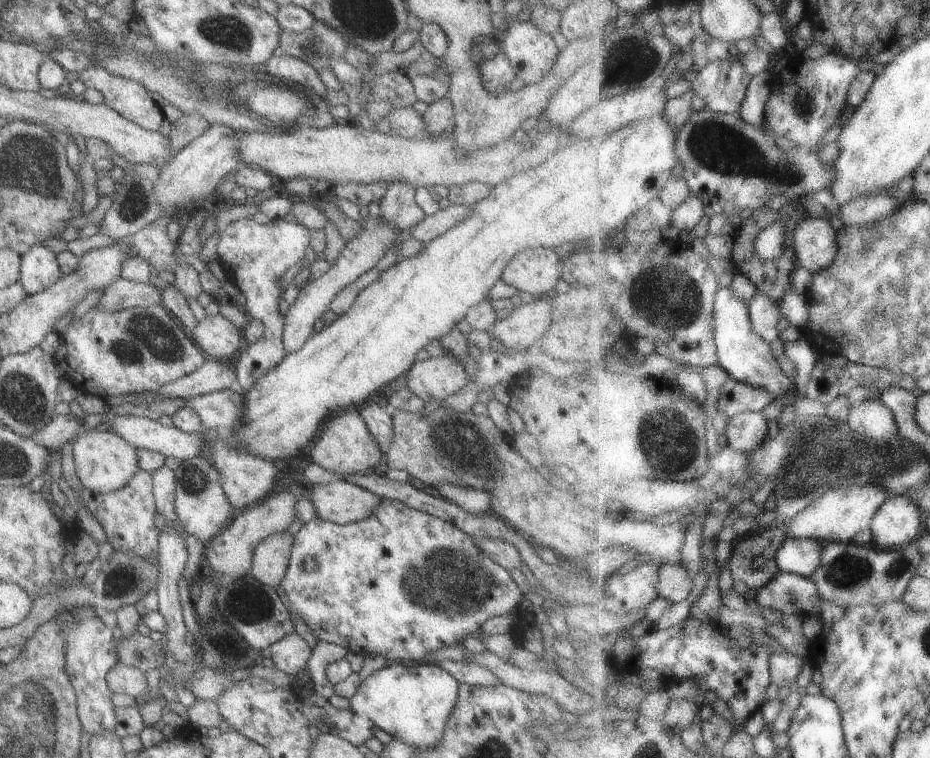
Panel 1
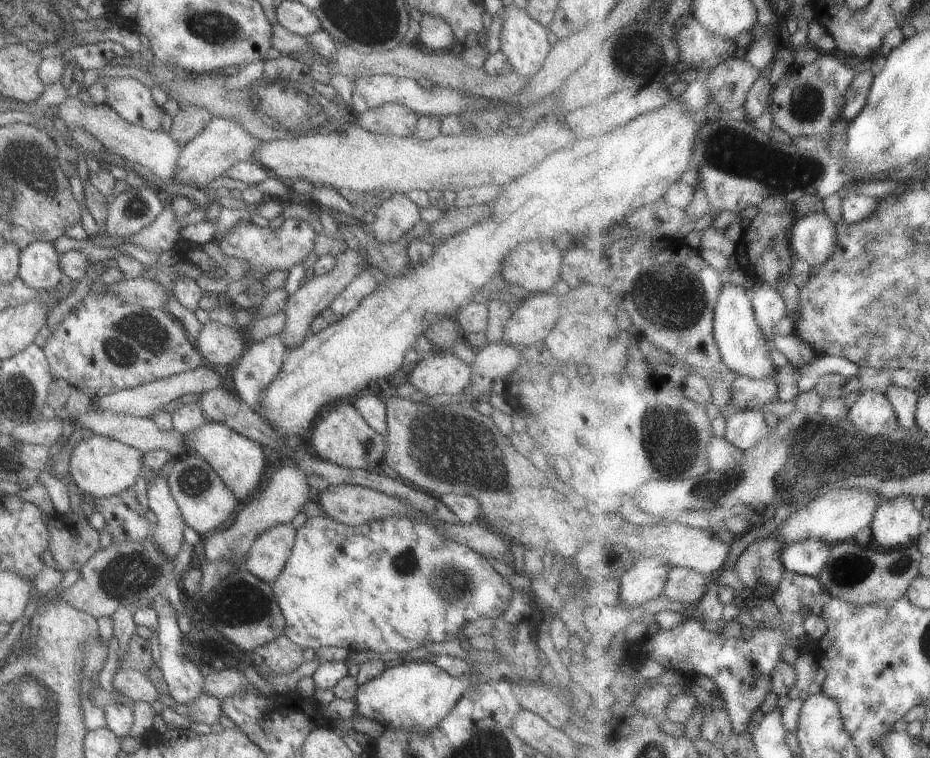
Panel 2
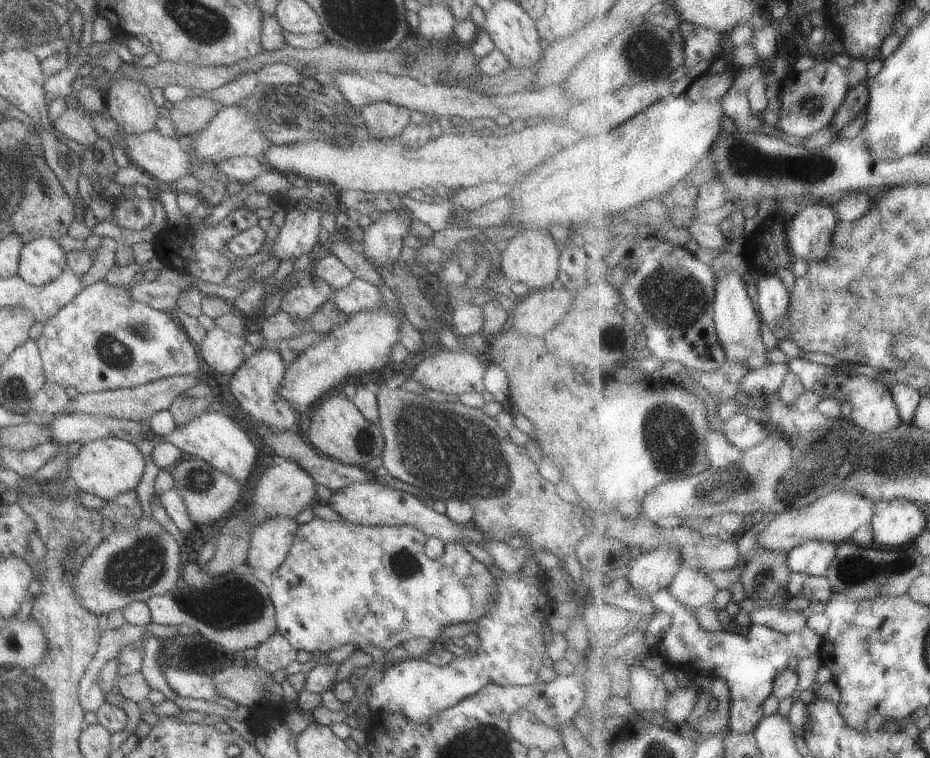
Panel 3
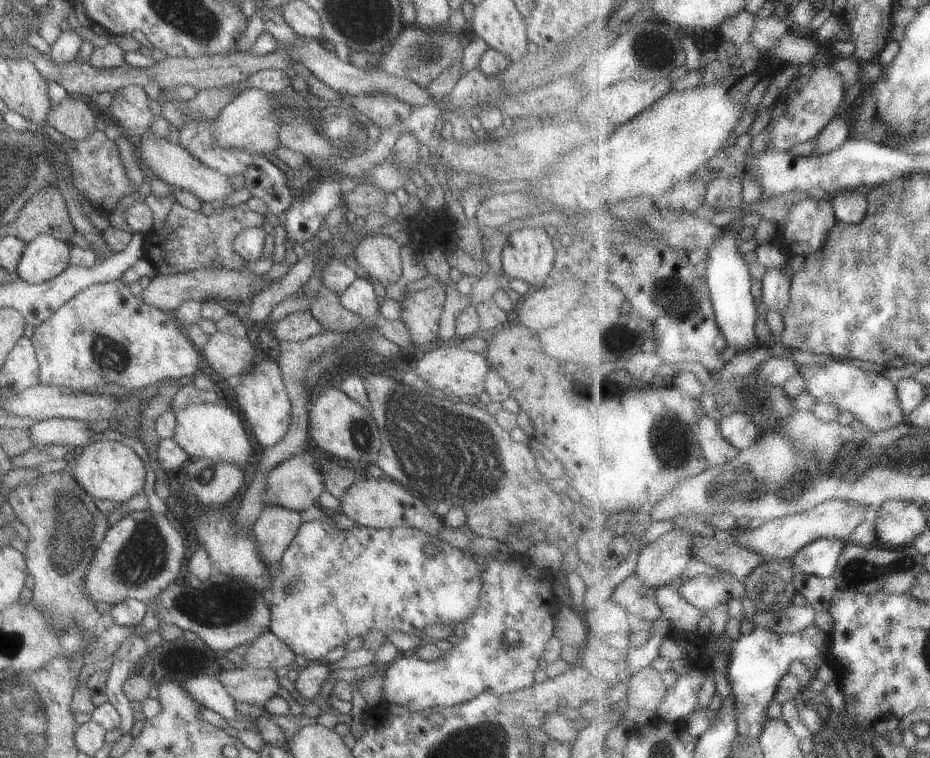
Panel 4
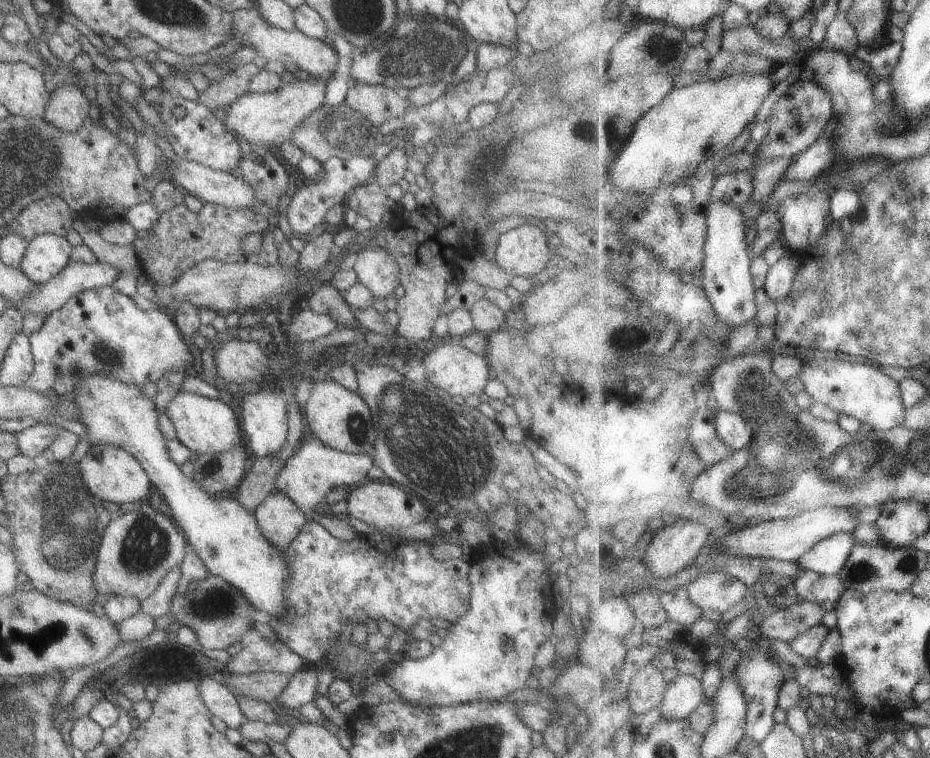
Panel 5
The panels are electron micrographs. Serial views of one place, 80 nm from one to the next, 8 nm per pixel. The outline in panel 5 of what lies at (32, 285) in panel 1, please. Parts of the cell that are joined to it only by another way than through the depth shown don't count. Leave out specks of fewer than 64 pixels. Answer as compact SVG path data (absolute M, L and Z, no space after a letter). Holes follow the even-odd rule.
M43 233L28 241L18 269L35 285L46 283L70 260L72 246L63 237Z

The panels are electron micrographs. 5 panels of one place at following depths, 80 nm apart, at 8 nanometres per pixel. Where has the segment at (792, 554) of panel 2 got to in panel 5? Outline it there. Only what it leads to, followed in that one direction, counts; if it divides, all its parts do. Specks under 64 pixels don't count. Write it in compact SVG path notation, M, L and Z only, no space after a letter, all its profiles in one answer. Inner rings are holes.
M837 533L811 548L798 563L806 571L839 575L856 544L853 533Z

